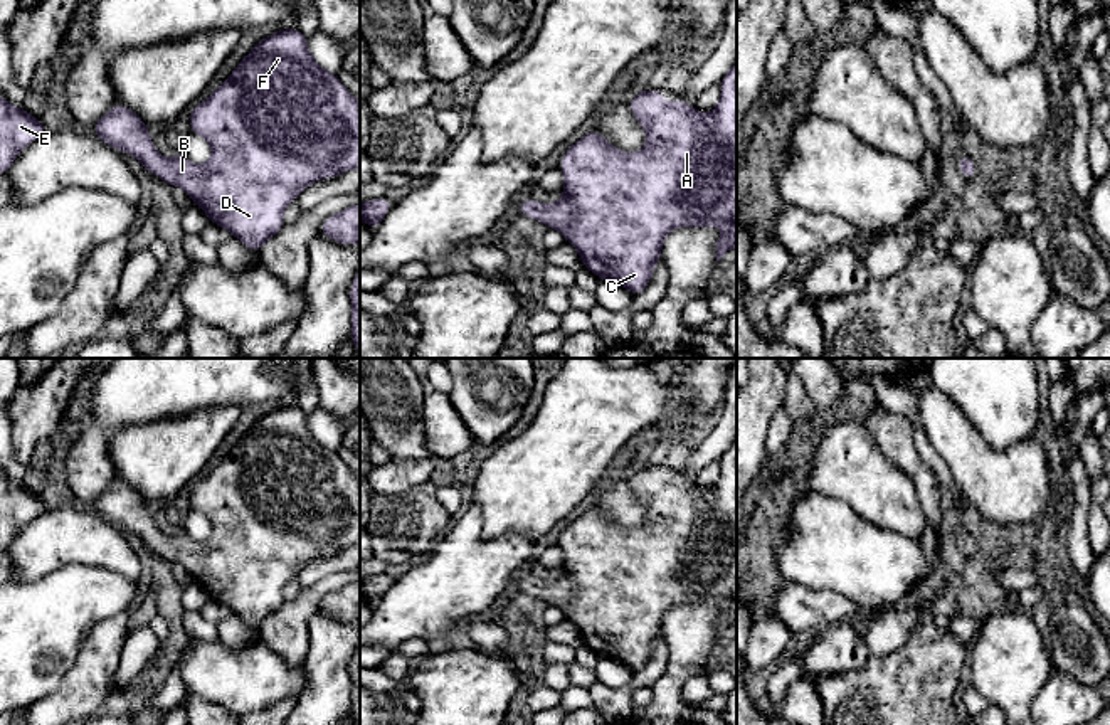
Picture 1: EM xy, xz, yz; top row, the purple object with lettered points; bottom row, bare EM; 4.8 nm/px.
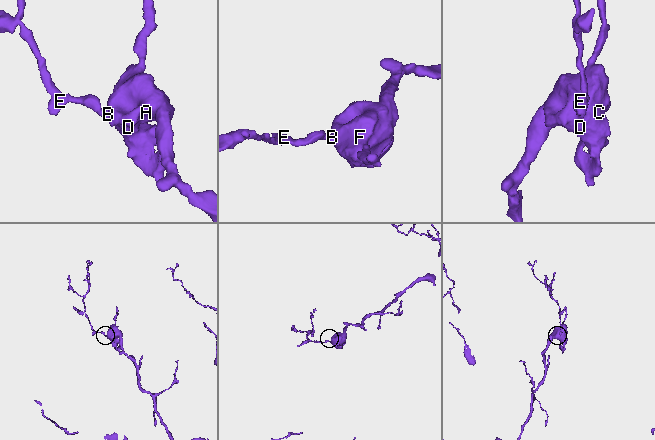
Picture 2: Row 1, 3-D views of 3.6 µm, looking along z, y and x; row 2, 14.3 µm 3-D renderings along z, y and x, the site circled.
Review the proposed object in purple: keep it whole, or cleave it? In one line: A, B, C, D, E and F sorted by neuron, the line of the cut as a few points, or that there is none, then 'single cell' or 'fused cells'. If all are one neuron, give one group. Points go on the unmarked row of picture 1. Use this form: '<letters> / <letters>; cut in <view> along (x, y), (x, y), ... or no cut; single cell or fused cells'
A B C D E F; no cut; single cell

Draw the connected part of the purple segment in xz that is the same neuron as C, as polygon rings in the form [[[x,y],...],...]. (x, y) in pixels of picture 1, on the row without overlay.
[[[737,439],[720,458],[722,474],[710,491],[701,491],[681,474],[663,478],[663,466],[641,466],[629,478],[632,493],[646,508],[646,523],[622,530],[609,516],[590,506],[562,532],[558,545],[563,550],[563,574],[555,580],[533,575],[518,579],[518,590],[536,595],[547,606],[555,606],[570,619],[585,646],[600,658],[626,664],[632,673],[651,659],[656,639],[663,634],[663,617],[676,604],[728,604],[718,612],[716,638],[737,624]]]

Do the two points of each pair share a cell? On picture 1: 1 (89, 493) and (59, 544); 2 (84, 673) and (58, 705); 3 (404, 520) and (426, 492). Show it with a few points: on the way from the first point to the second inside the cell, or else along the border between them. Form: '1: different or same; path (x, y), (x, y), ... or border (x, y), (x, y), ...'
1: different; border (74, 500), (89, 508)
2: same; path (81, 682), (66, 697)
3: same; path (411, 513), (421, 498)

